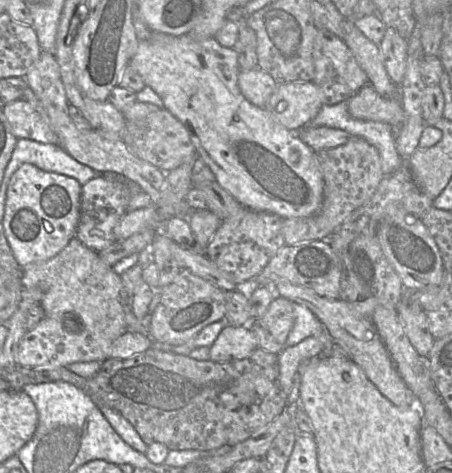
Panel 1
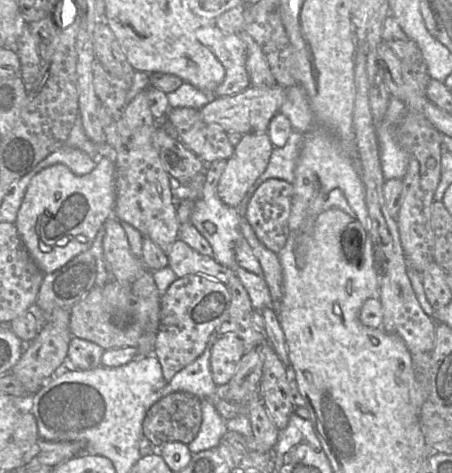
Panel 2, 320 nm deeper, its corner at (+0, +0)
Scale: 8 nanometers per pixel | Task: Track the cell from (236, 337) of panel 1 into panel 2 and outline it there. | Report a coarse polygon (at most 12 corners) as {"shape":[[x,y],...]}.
{"shape":[[235,334],[211,348],[213,382],[226,387],[246,352]]}

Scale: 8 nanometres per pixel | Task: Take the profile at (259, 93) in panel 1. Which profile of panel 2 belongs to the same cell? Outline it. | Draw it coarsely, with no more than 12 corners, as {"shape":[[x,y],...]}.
{"shape":[[216,25],[195,32],[215,55],[225,77],[217,97],[251,85],[242,31],[225,34]]}

